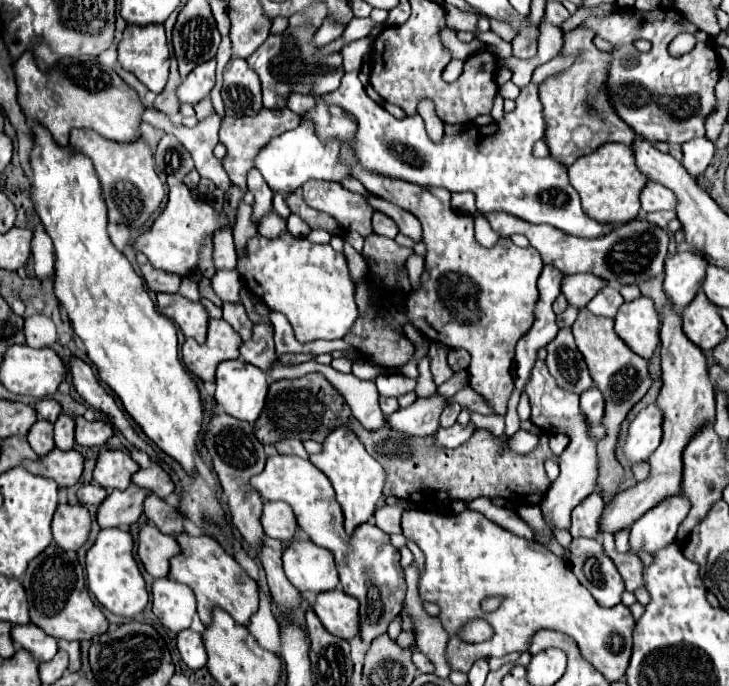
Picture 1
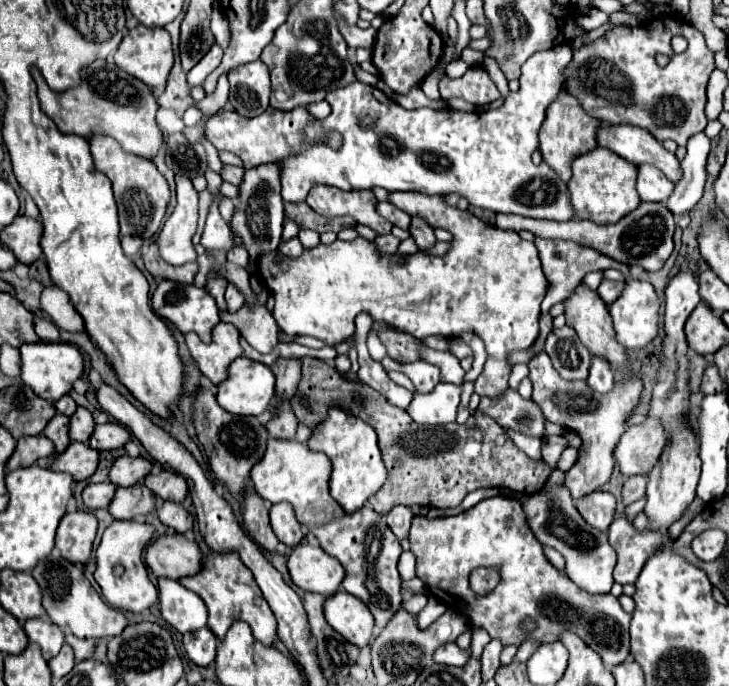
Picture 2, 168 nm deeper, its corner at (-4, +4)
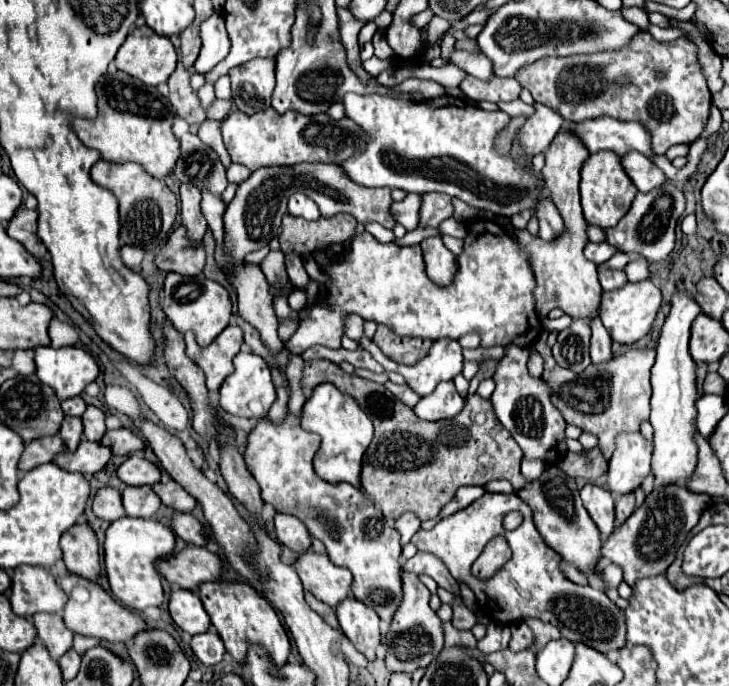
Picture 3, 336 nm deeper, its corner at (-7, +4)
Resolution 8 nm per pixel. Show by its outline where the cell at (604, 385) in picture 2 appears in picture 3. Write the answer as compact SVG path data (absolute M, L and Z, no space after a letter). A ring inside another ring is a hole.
M600 318L590 320L590 328L592 328L592 344L590 344L592 364L610 362L612 360L612 338L610 338L610 334L604 330Z

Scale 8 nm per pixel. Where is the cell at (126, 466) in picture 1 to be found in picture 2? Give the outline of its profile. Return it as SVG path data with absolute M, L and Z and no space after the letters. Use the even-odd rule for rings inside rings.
M121 456L115 460L111 472L109 472L109 480L115 486L135 486L139 480L143 480L149 472L151 472L153 464L145 458L131 458L131 456Z

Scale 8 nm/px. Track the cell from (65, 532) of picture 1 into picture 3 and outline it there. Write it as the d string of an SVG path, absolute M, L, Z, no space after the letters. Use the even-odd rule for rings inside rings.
M76 522L70 526L62 538L60 548L64 554L64 564L72 574L82 574L88 580L96 580L98 566L98 540L88 522Z

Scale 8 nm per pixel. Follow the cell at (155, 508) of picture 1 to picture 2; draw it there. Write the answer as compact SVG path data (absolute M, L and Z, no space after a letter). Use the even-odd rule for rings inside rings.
M165 502L159 510L159 518L165 526L169 526L179 534L185 534L193 528L193 516L181 504L175 502Z

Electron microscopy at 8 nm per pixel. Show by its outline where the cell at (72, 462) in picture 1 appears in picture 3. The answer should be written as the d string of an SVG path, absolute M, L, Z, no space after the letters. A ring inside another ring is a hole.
M82 440L76 452L62 452L62 454L58 454L54 458L54 464L58 464L62 470L80 472L84 476L90 476L90 474L100 472L108 464L110 456L112 456L110 448L102 446L100 442Z

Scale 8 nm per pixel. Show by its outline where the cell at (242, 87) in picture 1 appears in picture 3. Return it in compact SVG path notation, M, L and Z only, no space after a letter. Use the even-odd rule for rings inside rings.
M254 58L230 70L232 100L244 114L256 114L270 108L274 90L274 60Z

